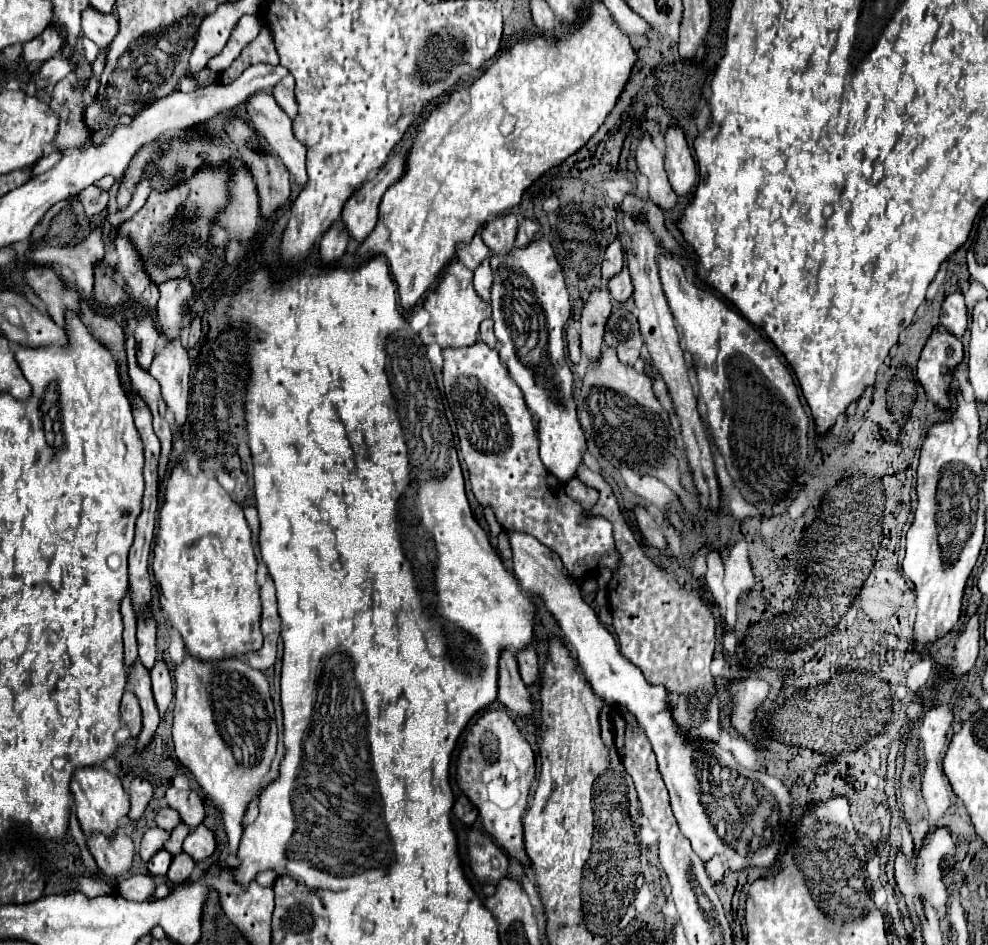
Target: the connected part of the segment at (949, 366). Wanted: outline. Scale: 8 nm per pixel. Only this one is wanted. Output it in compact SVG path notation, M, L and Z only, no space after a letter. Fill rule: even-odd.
M936 328L922 350L916 376L924 386L928 400L932 400L940 410L950 410L952 372L962 360L962 342L950 332L940 332Z

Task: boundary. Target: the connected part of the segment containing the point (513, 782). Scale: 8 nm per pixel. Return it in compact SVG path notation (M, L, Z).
M490 710L482 714L464 738L464 746L456 766L456 780L460 790L470 798L470 802L478 806L484 830L510 856L510 860L524 870L530 870L530 862L524 852L522 816L528 808L528 794L534 778L534 750L520 734L512 718L500 710Z

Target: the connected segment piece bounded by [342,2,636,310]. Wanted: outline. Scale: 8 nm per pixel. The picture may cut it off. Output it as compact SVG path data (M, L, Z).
M602 2L592 4L588 18L576 32L566 34L556 42L542 36L512 46L510 52L502 54L468 88L468 98L462 98L460 92L452 92L448 102L438 104L424 118L420 130L412 138L406 164L404 156L390 158L382 170L344 204L342 222L346 224L350 238L362 242L358 248L358 260L366 262L378 254L386 256L397 284L400 304L404 310L412 310L436 284L440 272L456 258L458 244L470 242L490 216L500 216L504 210L516 206L522 192L532 182L536 182L548 168L564 162L590 140L614 108L634 62L636 52L632 50L628 36L618 28Z

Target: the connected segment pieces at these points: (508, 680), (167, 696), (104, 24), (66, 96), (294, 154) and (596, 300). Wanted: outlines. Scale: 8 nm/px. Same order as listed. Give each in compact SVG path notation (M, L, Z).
M506 650L500 662L500 700L510 712L520 716L532 716L534 712L530 690L520 678L514 650Z
M158 658L154 668L150 670L152 674L152 690L154 690L154 698L160 710L160 716L166 712L170 700L172 700L172 674L170 674L170 666L164 658Z
M90 8L82 12L82 32L96 42L98 48L106 48L118 32L118 20L114 14L102 14Z
M64 78L54 86L54 92L52 92L50 108L54 108L60 118L54 146L60 152L82 148L88 140L88 130L82 116L84 106L80 102L80 90L82 90L80 86L74 86L70 84L68 78Z
M260 92L254 94L246 110L256 126L256 130L268 140L272 150L282 158L286 164L290 176L304 186L308 182L306 174L306 144L302 144L292 130L292 120L286 116L286 112L276 104L272 94Z
M606 288L594 290L582 310L582 328L580 328L580 338L582 338L582 354L588 358L588 362L596 364L602 354L604 346L604 330L606 322L610 318L612 302L610 302L610 292Z

